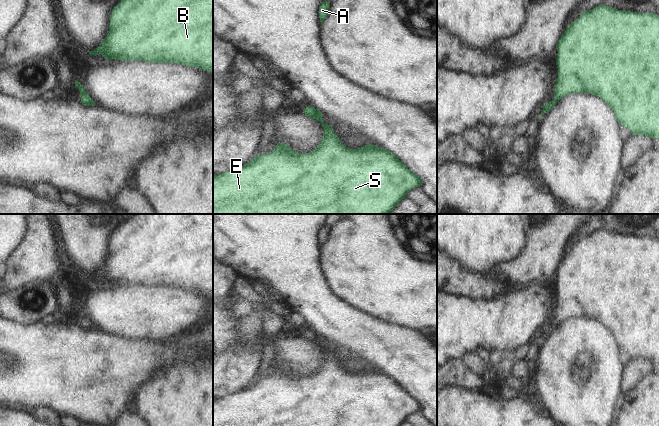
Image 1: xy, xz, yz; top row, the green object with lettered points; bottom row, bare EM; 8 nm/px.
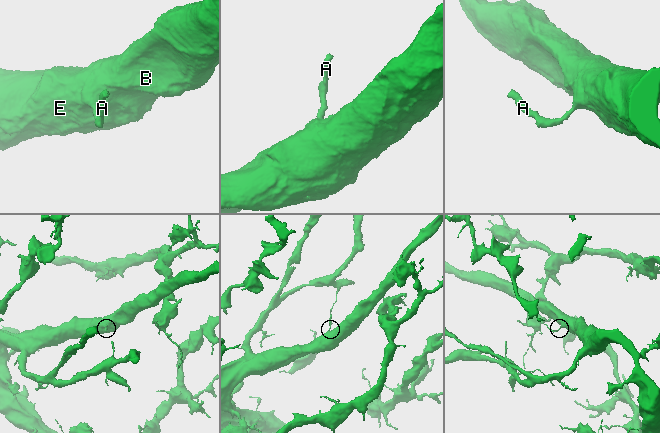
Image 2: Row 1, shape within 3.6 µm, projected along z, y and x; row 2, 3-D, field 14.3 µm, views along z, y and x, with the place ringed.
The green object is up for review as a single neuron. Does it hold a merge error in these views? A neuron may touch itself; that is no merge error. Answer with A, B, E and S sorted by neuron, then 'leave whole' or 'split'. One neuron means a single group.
A B E S | leave whole

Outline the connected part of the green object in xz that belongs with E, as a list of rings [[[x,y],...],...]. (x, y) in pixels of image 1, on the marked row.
[[[308,105],[303,113],[322,124],[324,133],[321,143],[309,153],[297,153],[288,144],[279,142],[272,152],[257,155],[242,167],[213,176],[213,214],[390,214],[410,190],[422,185],[422,179],[408,169],[395,154],[372,144],[357,149],[347,148],[334,133],[333,127],[322,121],[320,110]]]

